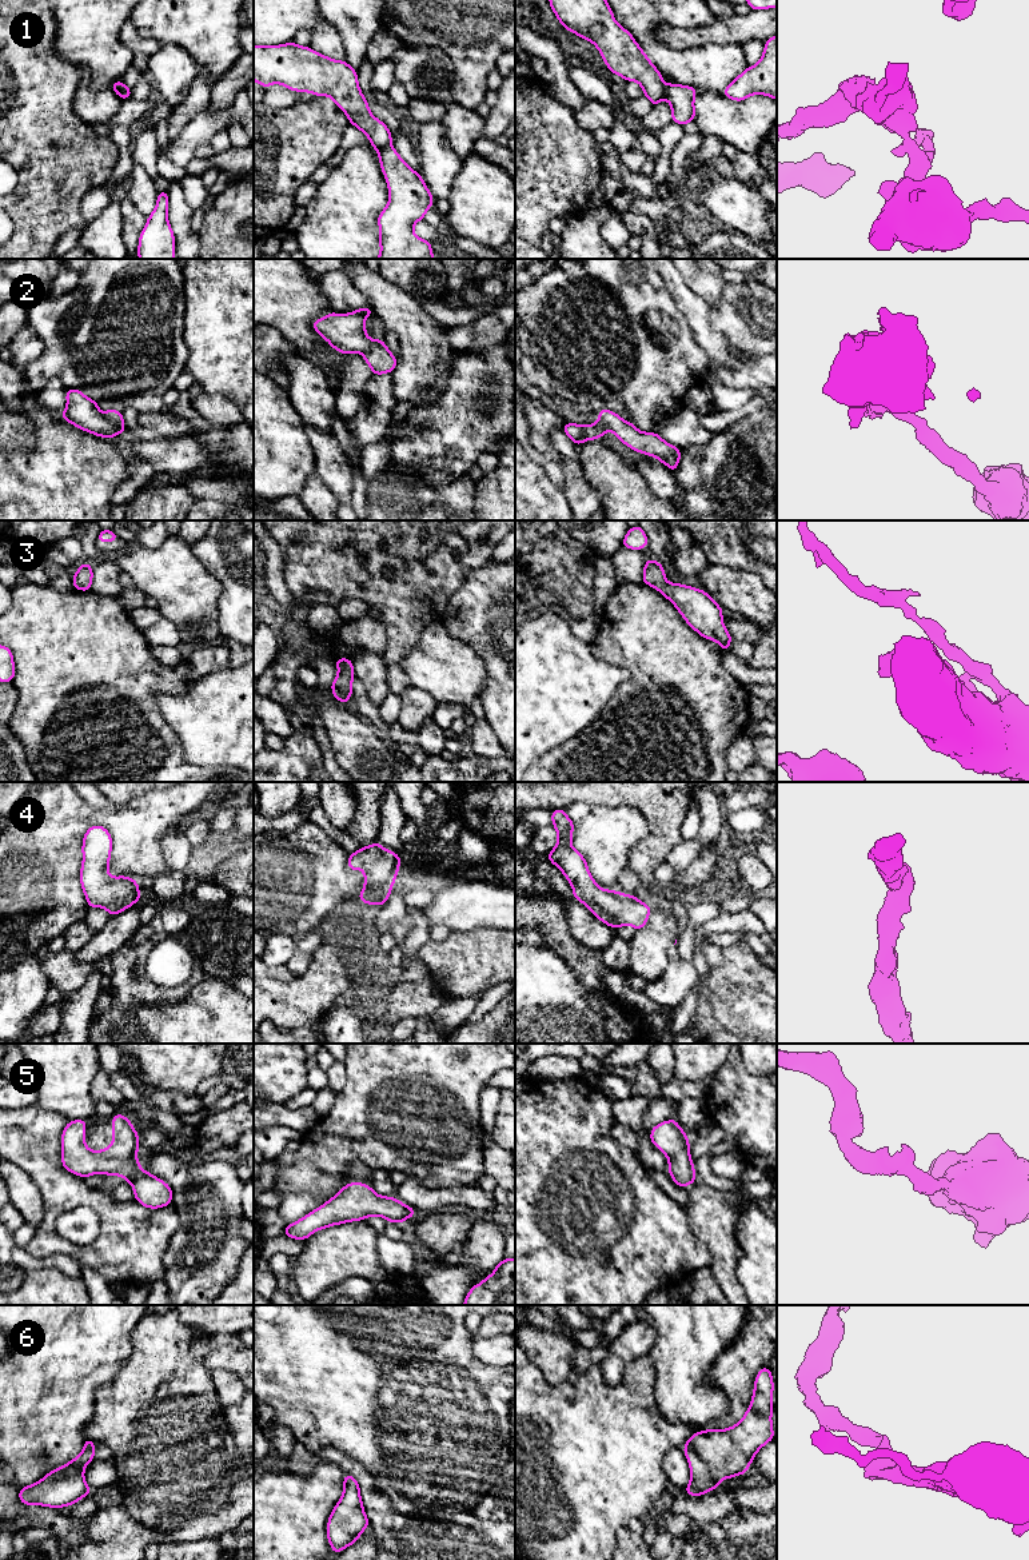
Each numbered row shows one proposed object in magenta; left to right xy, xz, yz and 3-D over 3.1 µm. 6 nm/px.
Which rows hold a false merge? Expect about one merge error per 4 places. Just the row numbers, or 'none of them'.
1, 2

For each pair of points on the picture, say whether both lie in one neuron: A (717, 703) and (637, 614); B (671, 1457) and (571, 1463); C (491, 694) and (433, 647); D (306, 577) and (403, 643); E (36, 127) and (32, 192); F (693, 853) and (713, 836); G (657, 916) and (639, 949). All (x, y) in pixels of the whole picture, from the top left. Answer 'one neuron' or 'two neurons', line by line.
A: one neuron
B: two neurons
C: two neurons
D: one neuron
E: one neuron
F: one neuron
G: one neuron

